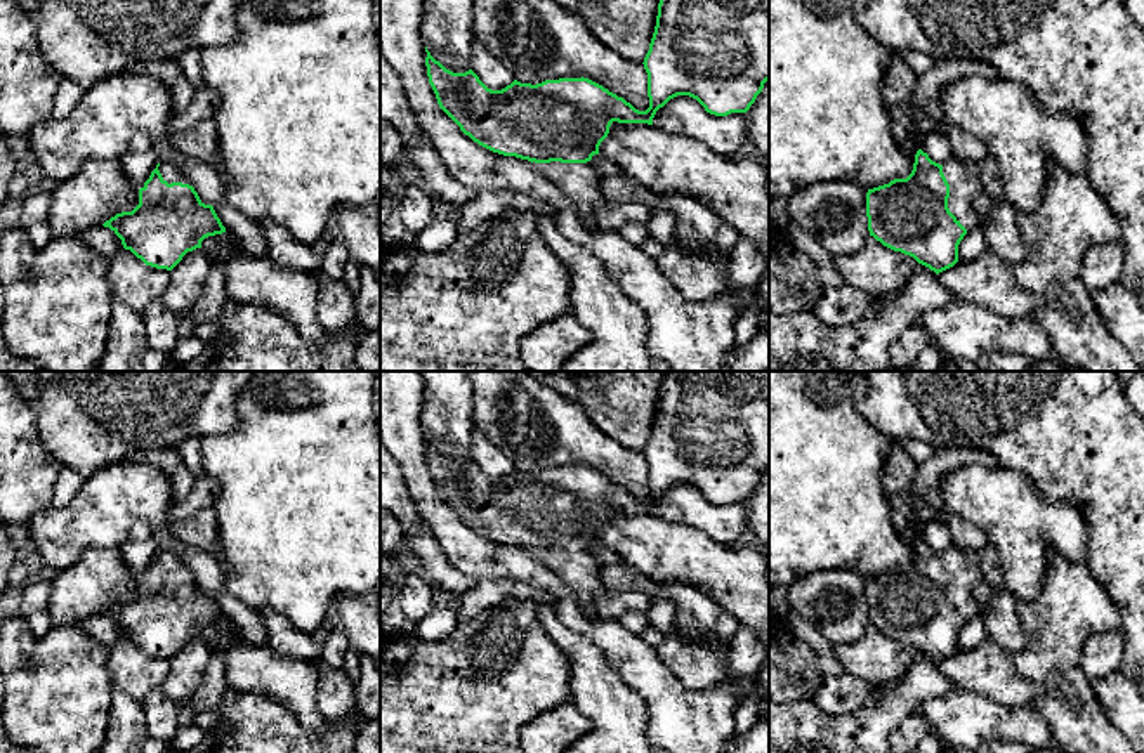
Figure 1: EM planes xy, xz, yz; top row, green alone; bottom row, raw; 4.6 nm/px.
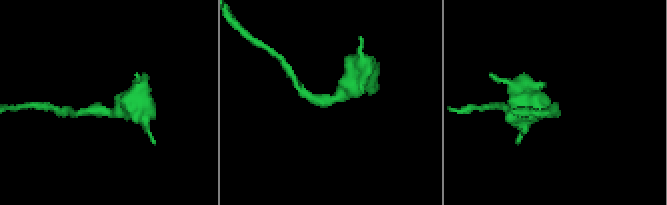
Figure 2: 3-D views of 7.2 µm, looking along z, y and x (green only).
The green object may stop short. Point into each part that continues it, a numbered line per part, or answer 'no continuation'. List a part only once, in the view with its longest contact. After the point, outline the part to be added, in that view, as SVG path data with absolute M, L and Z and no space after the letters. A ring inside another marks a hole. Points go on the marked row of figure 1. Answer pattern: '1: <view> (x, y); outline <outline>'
1: yz (964, 179); outline M950 160L943 165L943 174L950 184L948 208L970 231L979 226L979 217L974 210L974 196L983 193L979 168L974 163Z

